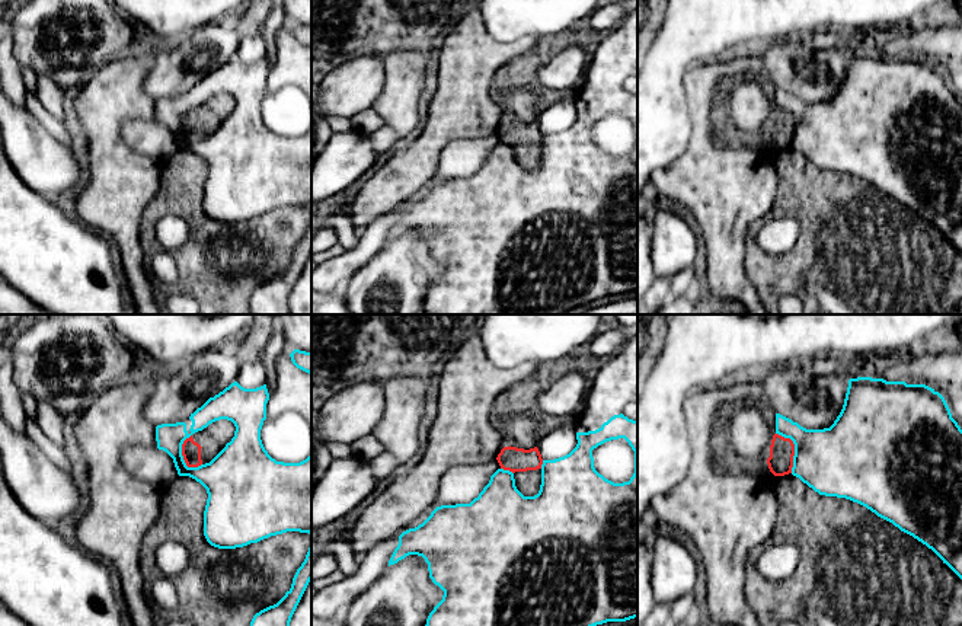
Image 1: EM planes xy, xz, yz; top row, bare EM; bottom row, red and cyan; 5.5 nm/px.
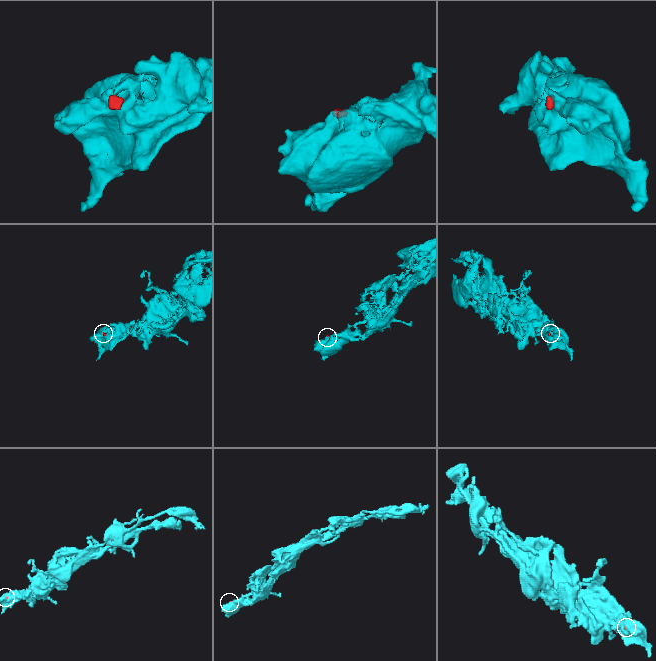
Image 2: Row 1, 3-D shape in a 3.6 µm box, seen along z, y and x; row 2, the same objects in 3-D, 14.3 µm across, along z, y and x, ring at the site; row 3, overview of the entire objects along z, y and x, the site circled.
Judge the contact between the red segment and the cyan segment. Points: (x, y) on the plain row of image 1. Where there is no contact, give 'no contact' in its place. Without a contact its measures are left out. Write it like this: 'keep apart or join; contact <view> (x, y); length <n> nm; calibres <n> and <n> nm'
keep apart; contact yz (793, 123); length 240 nm; calibres 140 and 380 nm

